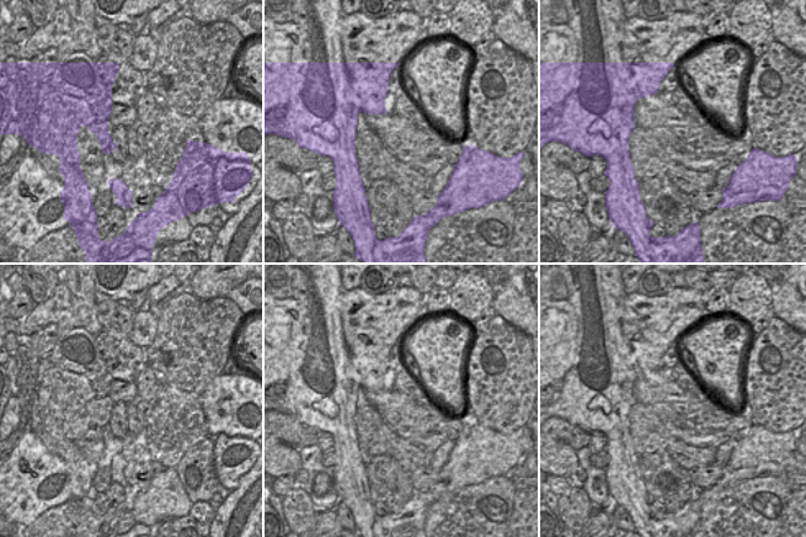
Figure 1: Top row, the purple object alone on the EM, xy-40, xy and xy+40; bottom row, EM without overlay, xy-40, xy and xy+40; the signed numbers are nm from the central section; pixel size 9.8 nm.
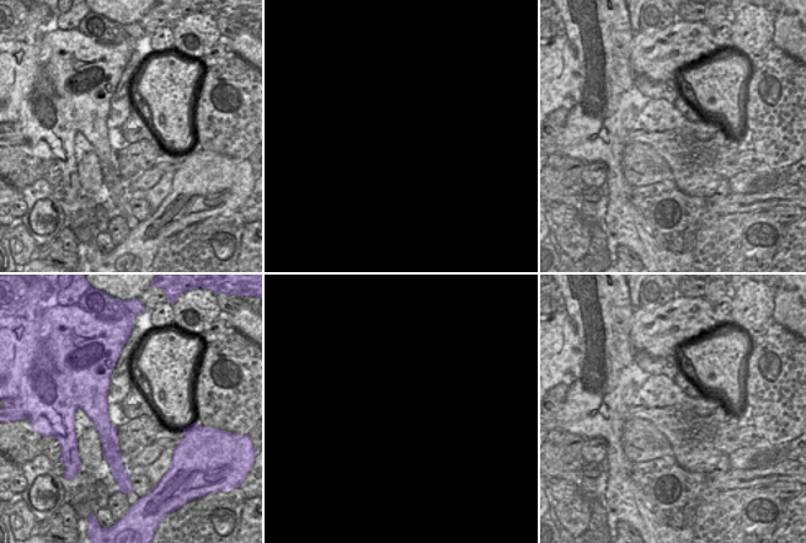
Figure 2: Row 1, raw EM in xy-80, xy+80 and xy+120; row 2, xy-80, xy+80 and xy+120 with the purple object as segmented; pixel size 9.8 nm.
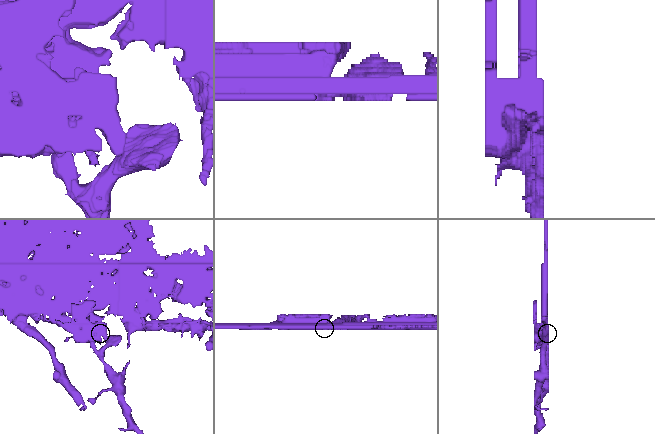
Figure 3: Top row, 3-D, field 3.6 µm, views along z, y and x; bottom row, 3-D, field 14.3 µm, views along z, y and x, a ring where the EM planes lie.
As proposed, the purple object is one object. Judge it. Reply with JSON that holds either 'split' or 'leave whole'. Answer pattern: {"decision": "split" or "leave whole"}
{"decision": "split"}

